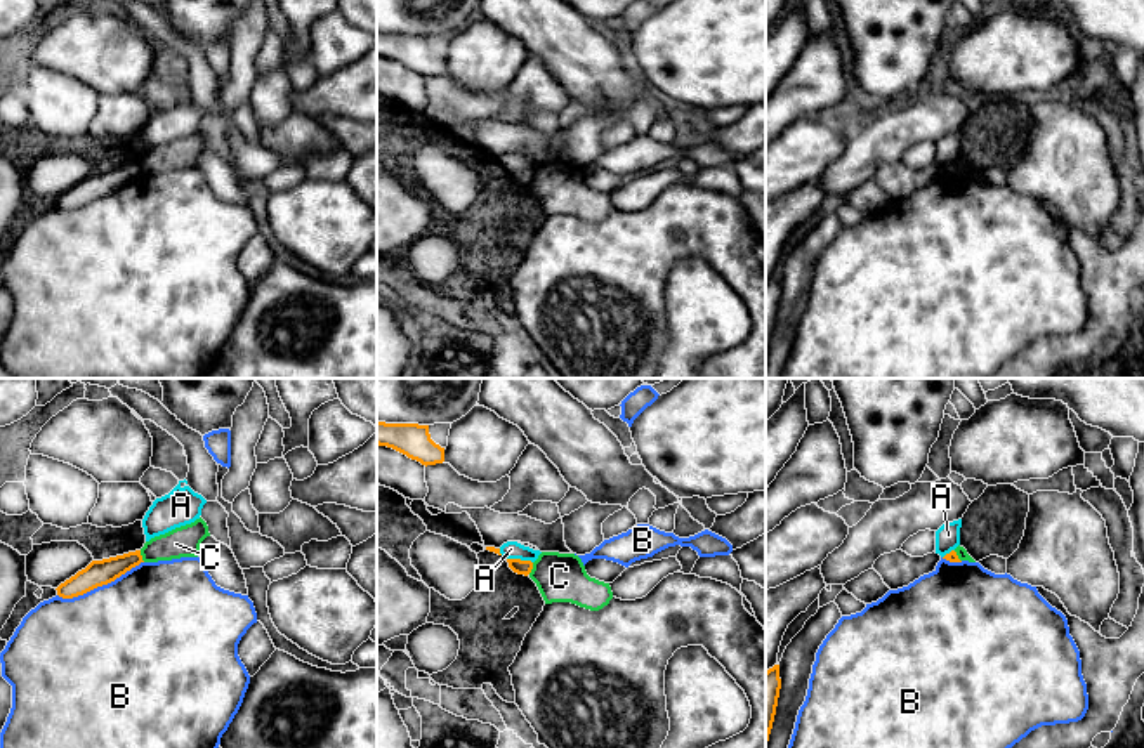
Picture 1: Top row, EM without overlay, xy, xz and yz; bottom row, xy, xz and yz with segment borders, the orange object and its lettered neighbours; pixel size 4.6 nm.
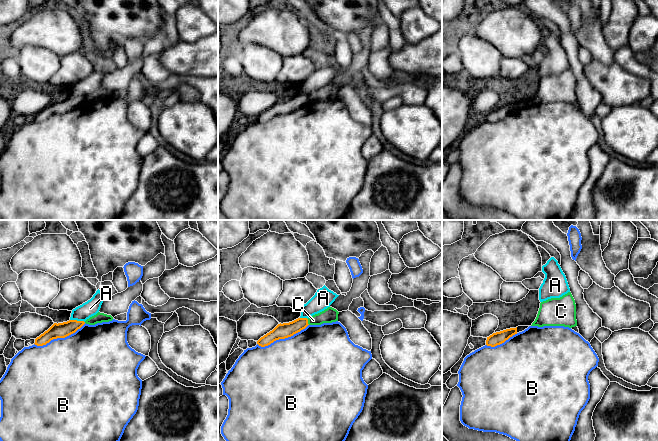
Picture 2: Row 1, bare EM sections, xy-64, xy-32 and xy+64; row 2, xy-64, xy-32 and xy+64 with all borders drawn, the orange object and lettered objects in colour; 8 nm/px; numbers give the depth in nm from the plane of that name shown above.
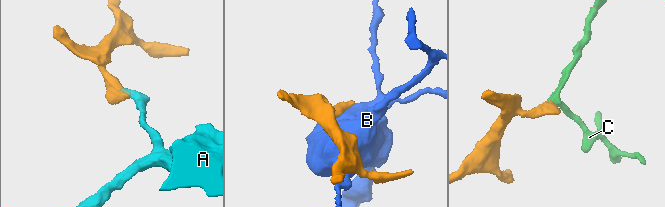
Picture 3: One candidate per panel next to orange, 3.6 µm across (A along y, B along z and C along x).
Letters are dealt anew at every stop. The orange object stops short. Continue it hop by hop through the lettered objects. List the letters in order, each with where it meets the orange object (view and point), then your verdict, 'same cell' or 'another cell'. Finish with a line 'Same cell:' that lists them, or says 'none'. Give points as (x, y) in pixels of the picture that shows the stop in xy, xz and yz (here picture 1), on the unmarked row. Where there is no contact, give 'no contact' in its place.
A: xz (519, 170) | another cell
B: xy (99, 196) | another cell
C: xy (141, 167) | another cell
Same cell: none

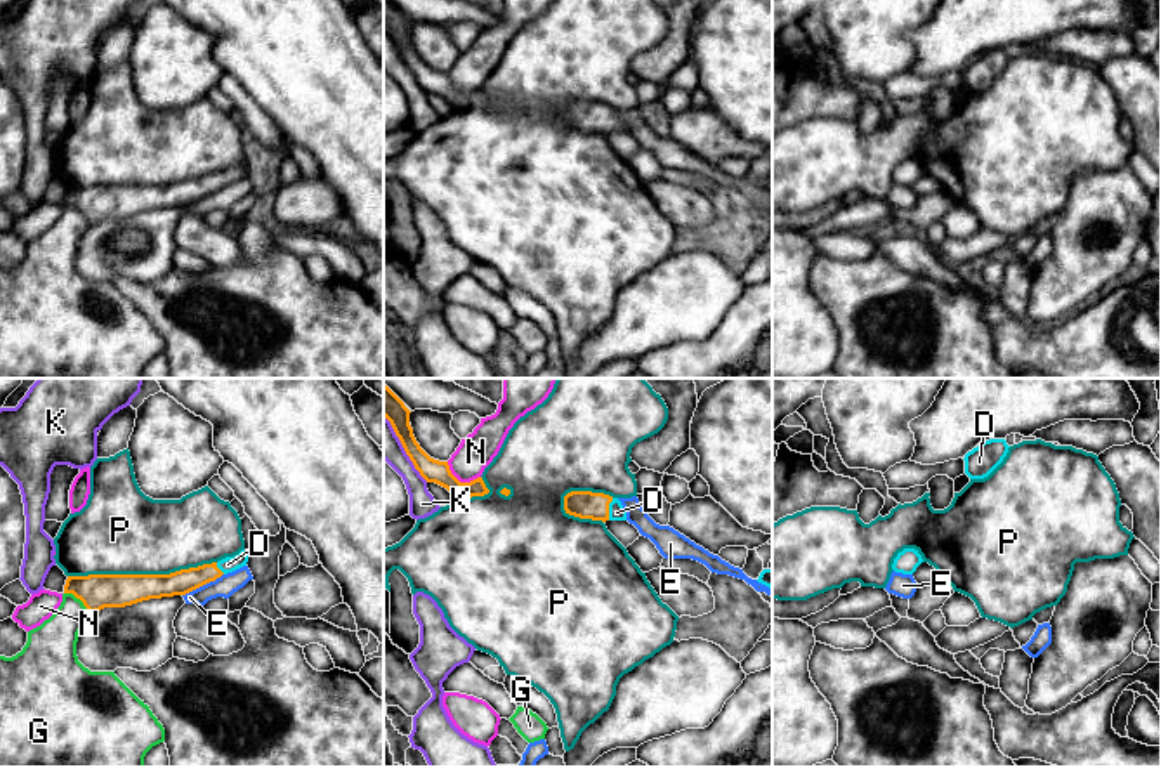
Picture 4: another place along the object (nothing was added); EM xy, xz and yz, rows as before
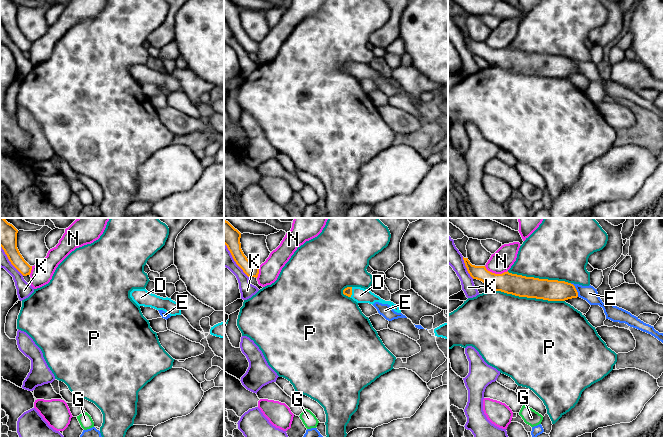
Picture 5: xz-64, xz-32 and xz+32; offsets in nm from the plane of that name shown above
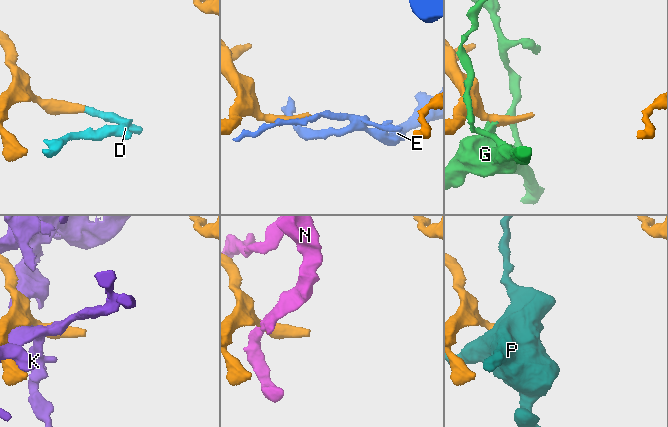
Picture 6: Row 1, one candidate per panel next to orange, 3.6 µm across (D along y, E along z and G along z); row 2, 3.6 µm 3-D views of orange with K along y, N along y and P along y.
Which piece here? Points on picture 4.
D: xz (608, 120) | same cell
E: xy (202, 196) | another cell
G: xy (78, 209) | another cell
K: xz (403, 58) | another cell
N: xz (459, 92) | another cell
P: xy (141, 186) | another cell
Same cell: D

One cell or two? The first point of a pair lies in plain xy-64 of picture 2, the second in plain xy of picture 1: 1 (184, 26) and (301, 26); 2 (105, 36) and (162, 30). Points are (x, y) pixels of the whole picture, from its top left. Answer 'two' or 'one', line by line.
1: two
2: two

